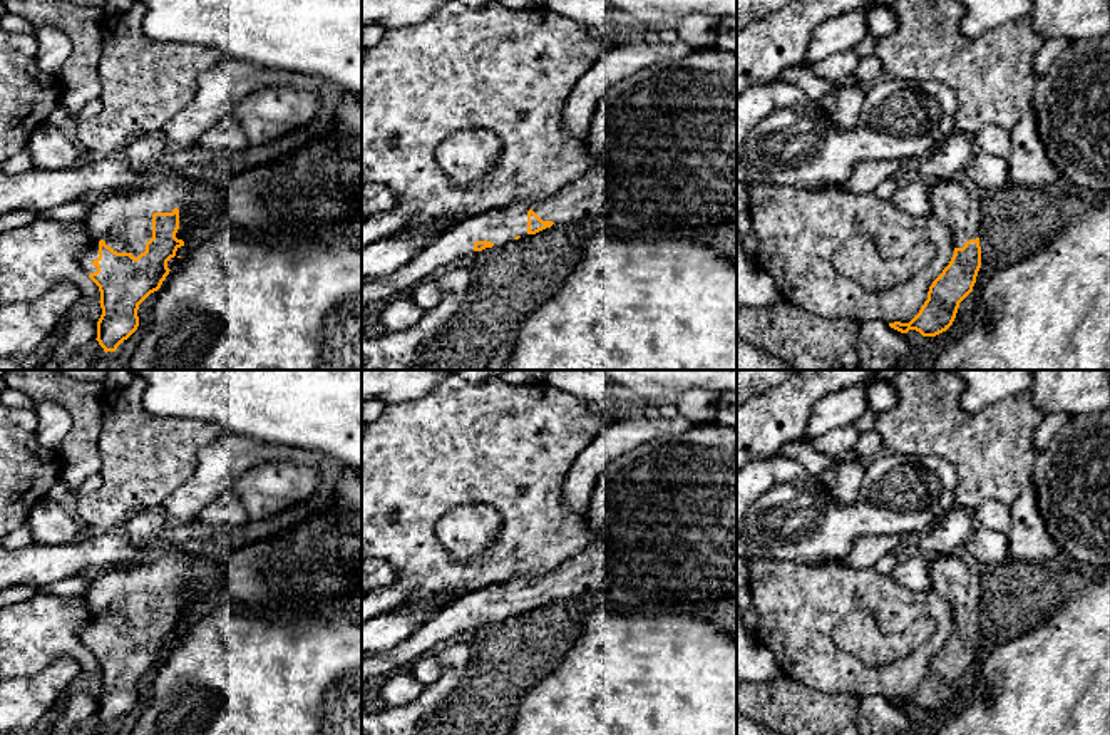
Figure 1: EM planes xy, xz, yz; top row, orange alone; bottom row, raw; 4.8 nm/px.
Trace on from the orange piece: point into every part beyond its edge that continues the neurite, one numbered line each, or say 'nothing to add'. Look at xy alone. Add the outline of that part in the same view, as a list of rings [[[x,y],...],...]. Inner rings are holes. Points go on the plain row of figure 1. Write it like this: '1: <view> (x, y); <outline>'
1: xy (287, 578); [[[348,470],[337,484],[331,507],[291,526],[265,541],[231,551],[224,561],[193,558],[179,547],[169,547],[154,563],[134,563],[90,576],[89,588],[80,594],[90,613],[90,623],[82,630],[80,641],[90,650],[99,633],[99,616],[104,614],[117,628],[137,633],[152,613],[152,589],[179,584],[177,614],[201,591],[228,591],[234,608],[246,618],[275,623],[320,619],[325,603],[348,596],[362,583],[362,474]]]

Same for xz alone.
1: xz (663, 516); [[[715,422],[693,424],[681,435],[645,442],[613,459],[599,477],[588,517],[591,542],[581,554],[544,574],[521,574],[506,583],[464,593],[390,650],[362,653],[362,685],[377,675],[392,675],[410,668],[415,660],[435,651],[439,643],[470,630],[475,616],[491,616],[497,621],[514,616],[516,611],[527,613],[529,584],[542,596],[554,599],[599,593],[609,604],[635,611],[668,609],[685,603],[737,594],[737,429]]]

